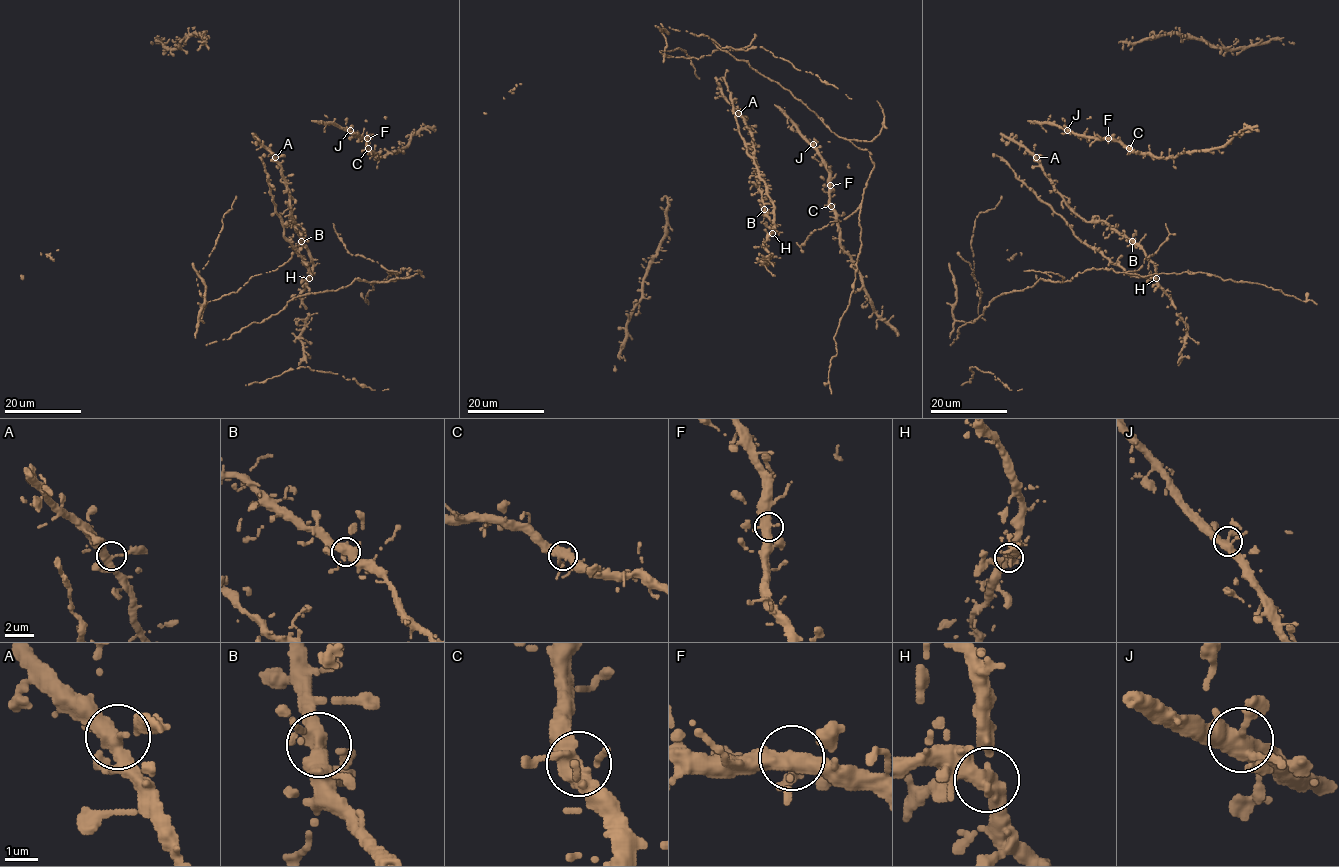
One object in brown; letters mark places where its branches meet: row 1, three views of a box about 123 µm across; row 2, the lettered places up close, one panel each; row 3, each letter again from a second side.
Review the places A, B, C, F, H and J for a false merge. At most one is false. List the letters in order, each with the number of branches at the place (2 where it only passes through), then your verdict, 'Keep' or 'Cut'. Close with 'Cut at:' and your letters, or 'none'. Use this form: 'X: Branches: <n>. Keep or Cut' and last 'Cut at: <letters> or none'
A: Branches: 4. Keep
B: Branches: 4. Keep
C: Branches: 4. Keep
F: Branches: 4. Keep
H: Branches: 4. Cut
J: Branches: 4. Keep
Cut at: H

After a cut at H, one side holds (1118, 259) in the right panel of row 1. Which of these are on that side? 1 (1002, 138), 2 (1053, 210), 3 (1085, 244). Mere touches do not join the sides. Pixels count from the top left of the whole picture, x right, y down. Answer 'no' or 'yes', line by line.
1: no
2: yes
3: yes

